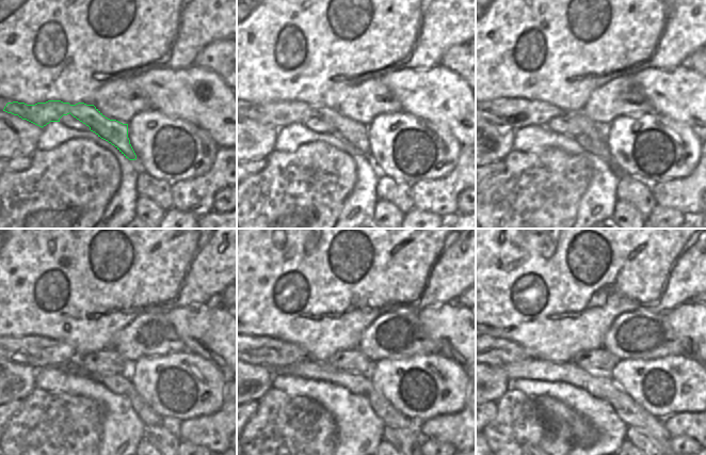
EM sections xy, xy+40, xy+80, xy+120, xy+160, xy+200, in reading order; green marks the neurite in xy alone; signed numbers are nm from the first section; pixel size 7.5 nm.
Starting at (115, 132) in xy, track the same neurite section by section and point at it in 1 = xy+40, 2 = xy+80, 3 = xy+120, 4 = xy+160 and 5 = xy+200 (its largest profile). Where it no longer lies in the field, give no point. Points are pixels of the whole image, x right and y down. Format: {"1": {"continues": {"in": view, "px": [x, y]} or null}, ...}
{"1": {"continues": {"in": "xy+40", "px": [276, 114]}}, "2": {"continues": {"in": "xy+80", "px": [515, 113]}}, "3": {"continues": {"in": "xy+120", "px": [36, 351]}}, "4": {"continues": {"in": "xy+160", "px": [258, 349]}}, "5": {"continues": {"in": "xy+200", "px": [497, 350]}}}

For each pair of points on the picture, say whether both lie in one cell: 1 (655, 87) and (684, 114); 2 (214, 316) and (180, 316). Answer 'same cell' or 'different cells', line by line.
1: same cell
2: same cell

